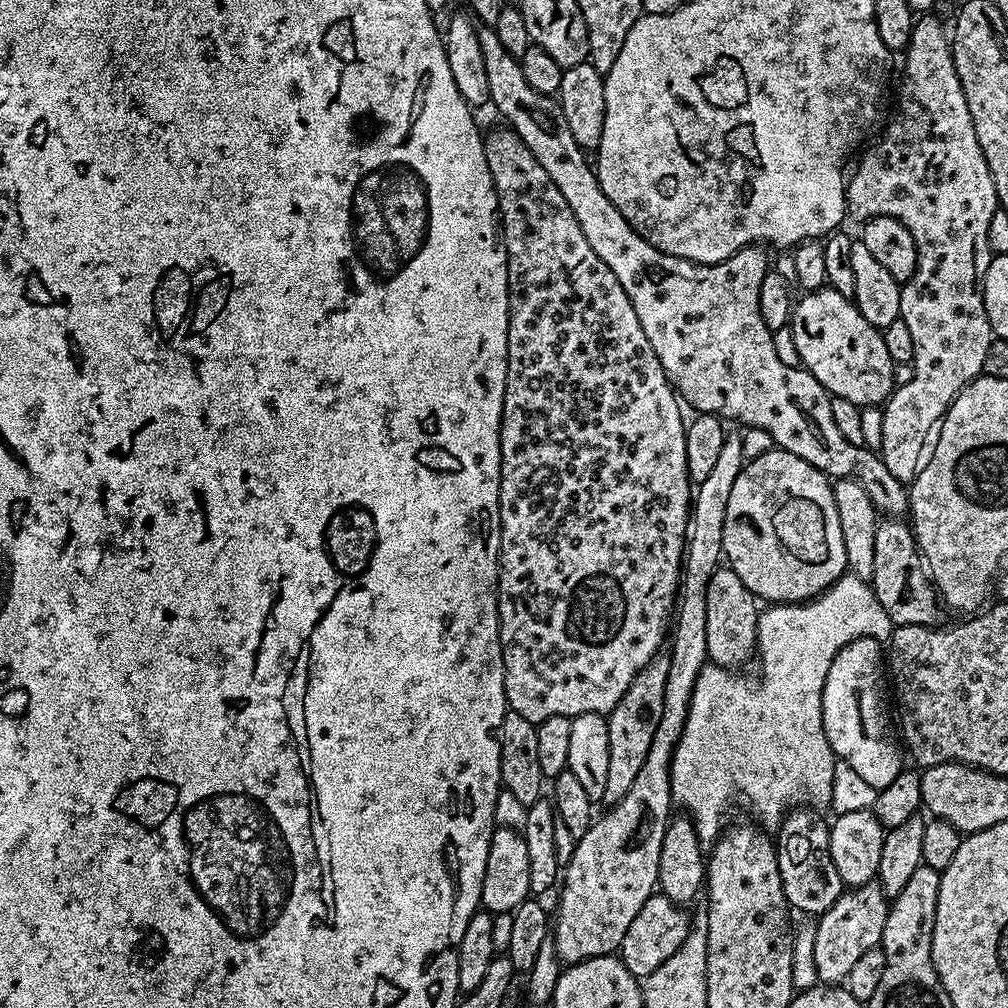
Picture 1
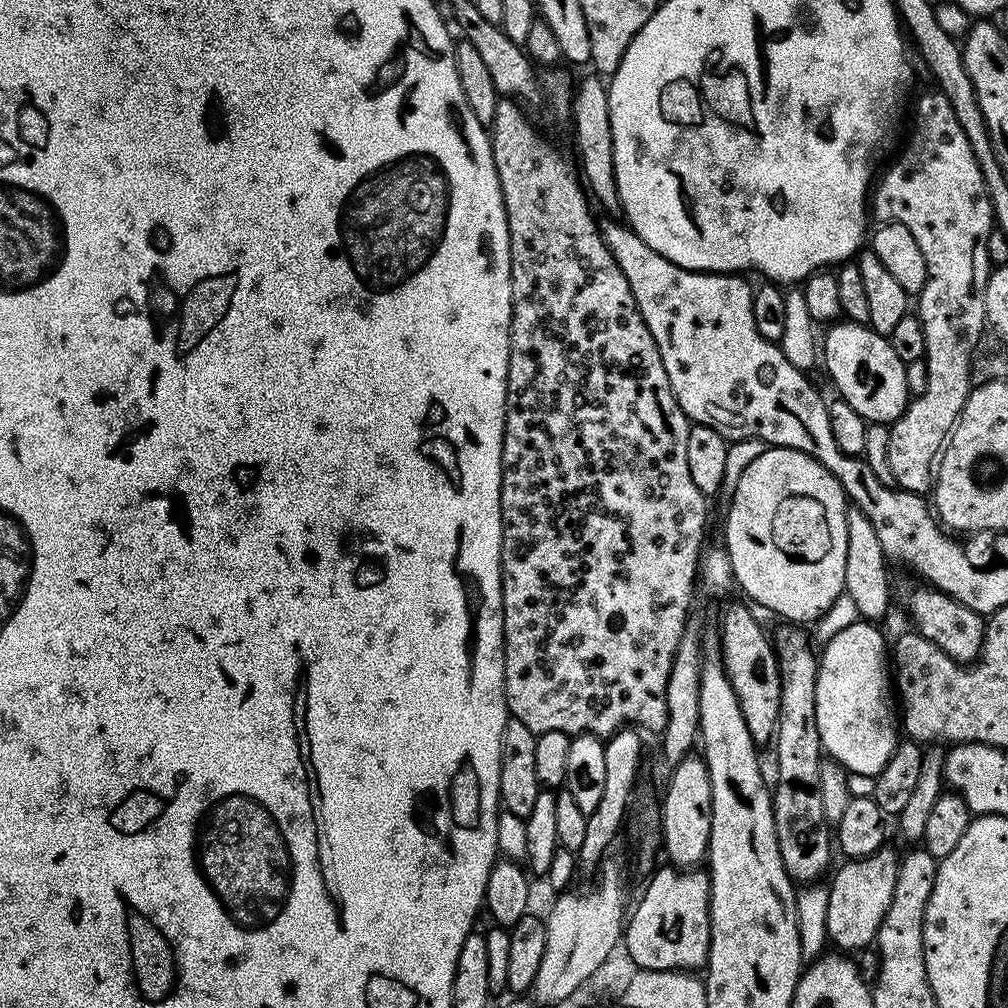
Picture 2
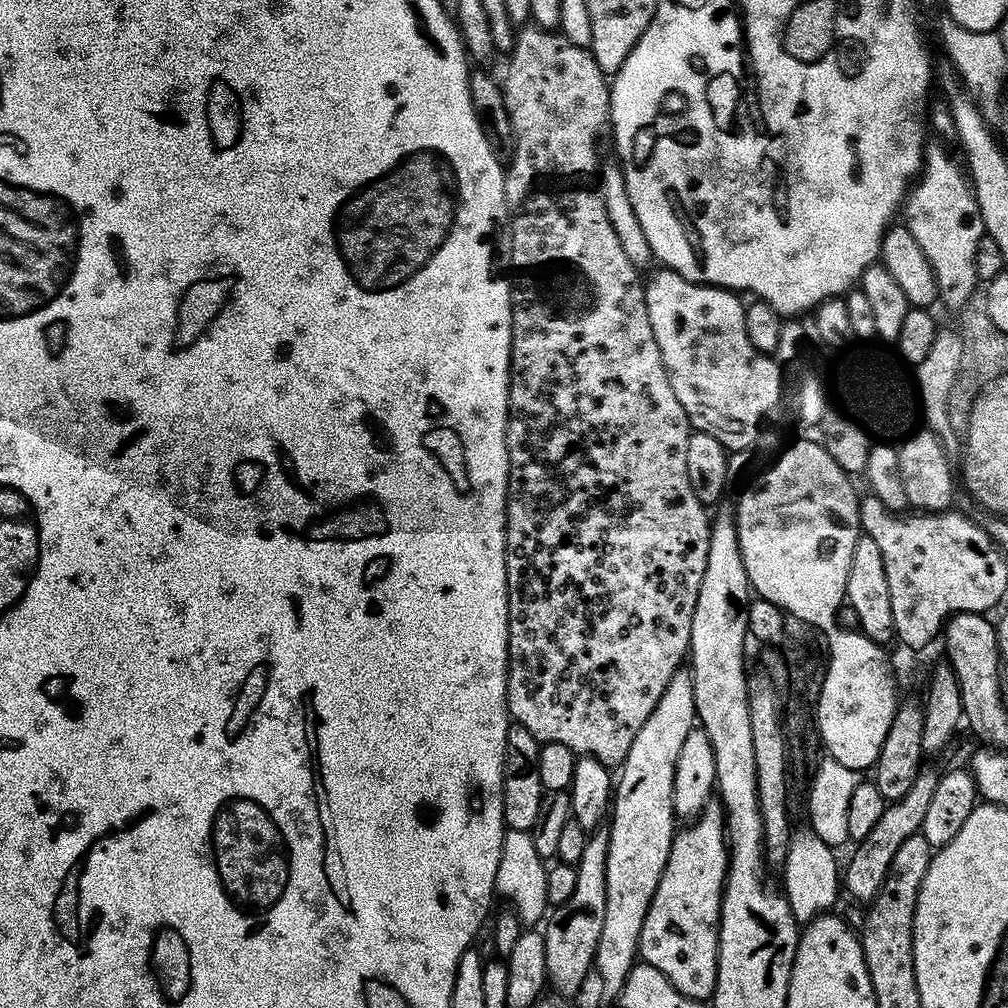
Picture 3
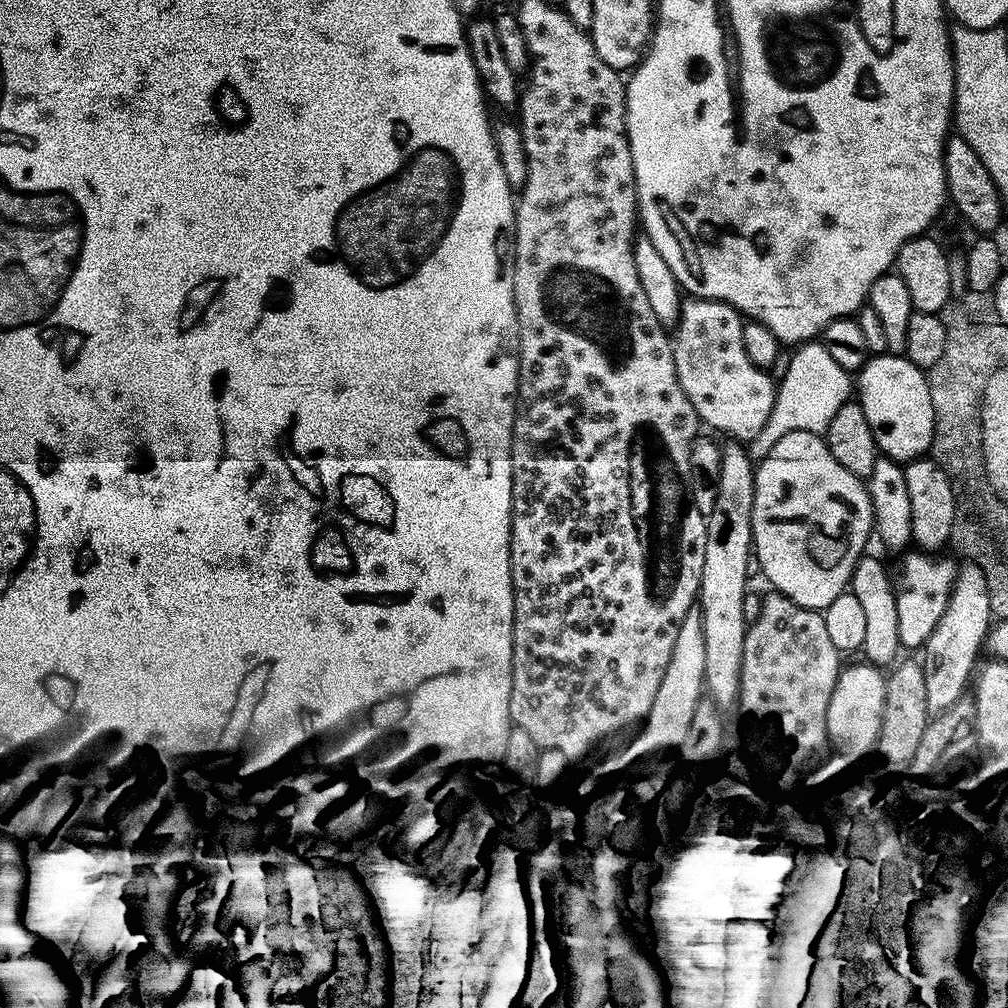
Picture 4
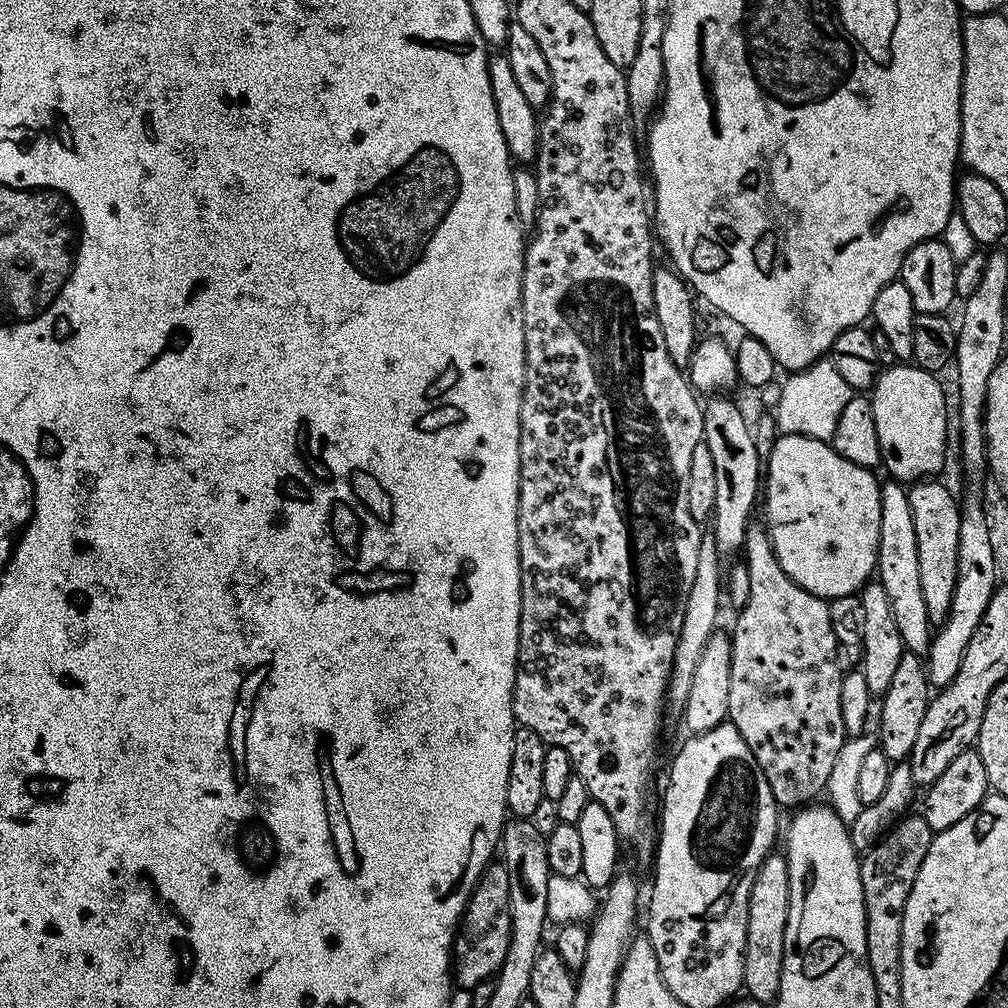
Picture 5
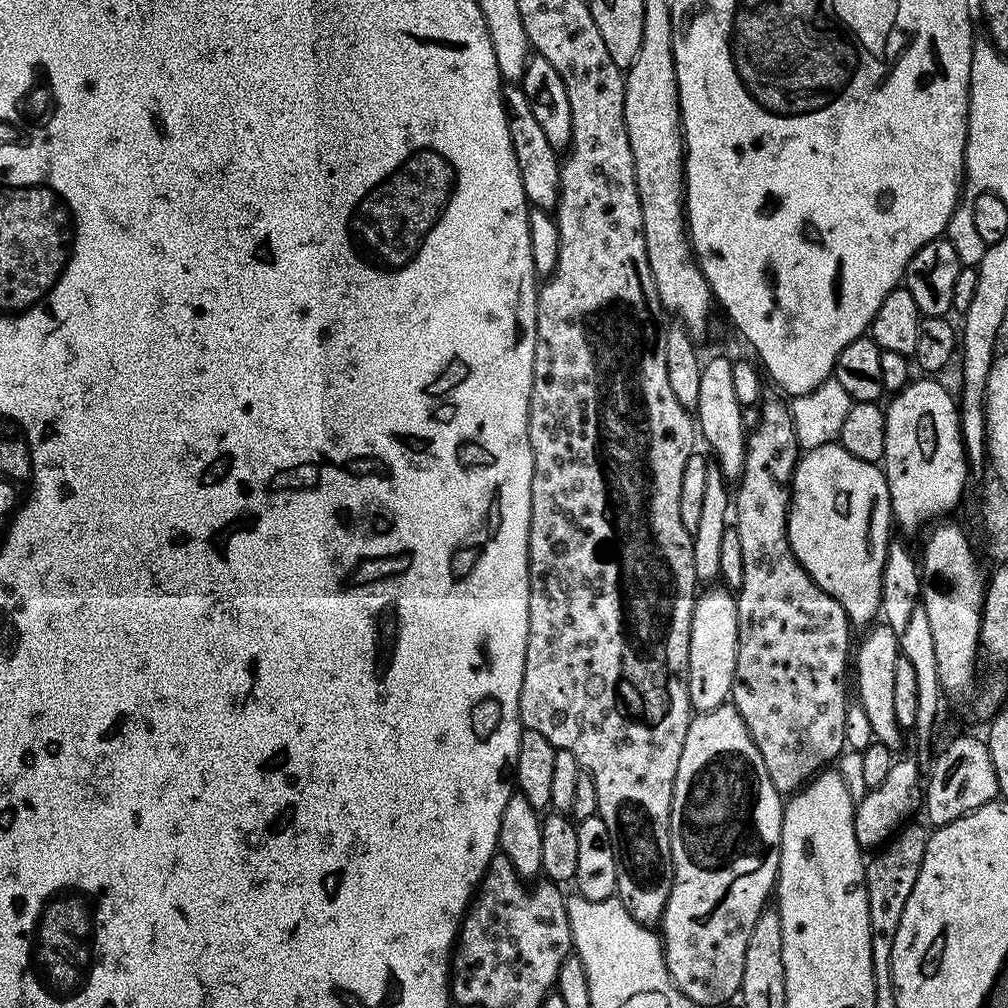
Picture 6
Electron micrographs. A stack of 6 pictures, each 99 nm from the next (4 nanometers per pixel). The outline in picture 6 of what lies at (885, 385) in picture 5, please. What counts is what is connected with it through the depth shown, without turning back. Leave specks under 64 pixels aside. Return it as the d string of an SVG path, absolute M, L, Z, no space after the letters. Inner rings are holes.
M913 379L901 392L895 393L886 404L886 450L882 461L882 471L888 480L892 499L892 514L897 525L908 532L916 532L923 524L931 525L939 521L947 512L952 512L964 496L970 469L964 453L964 443L960 433L960 410L958 400L940 385L939 379Z

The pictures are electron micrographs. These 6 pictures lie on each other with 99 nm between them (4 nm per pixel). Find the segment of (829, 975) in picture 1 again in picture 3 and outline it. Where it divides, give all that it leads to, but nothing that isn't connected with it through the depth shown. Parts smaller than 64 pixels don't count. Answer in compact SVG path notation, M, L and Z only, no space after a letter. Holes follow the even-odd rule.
M921 767L918 778L914 778L914 786L902 794L902 798L891 801L882 810L882 818L878 818L878 823L866 838L862 838L853 848L852 857L842 868L842 888L845 893L849 892L856 900L870 902L878 893L886 874L890 870L890 862L894 862L894 853L898 851L898 846L906 842L906 838L917 835L922 826L922 818L926 818L926 810L930 806L930 801L934 798L934 789L938 787L940 772L937 769Z

